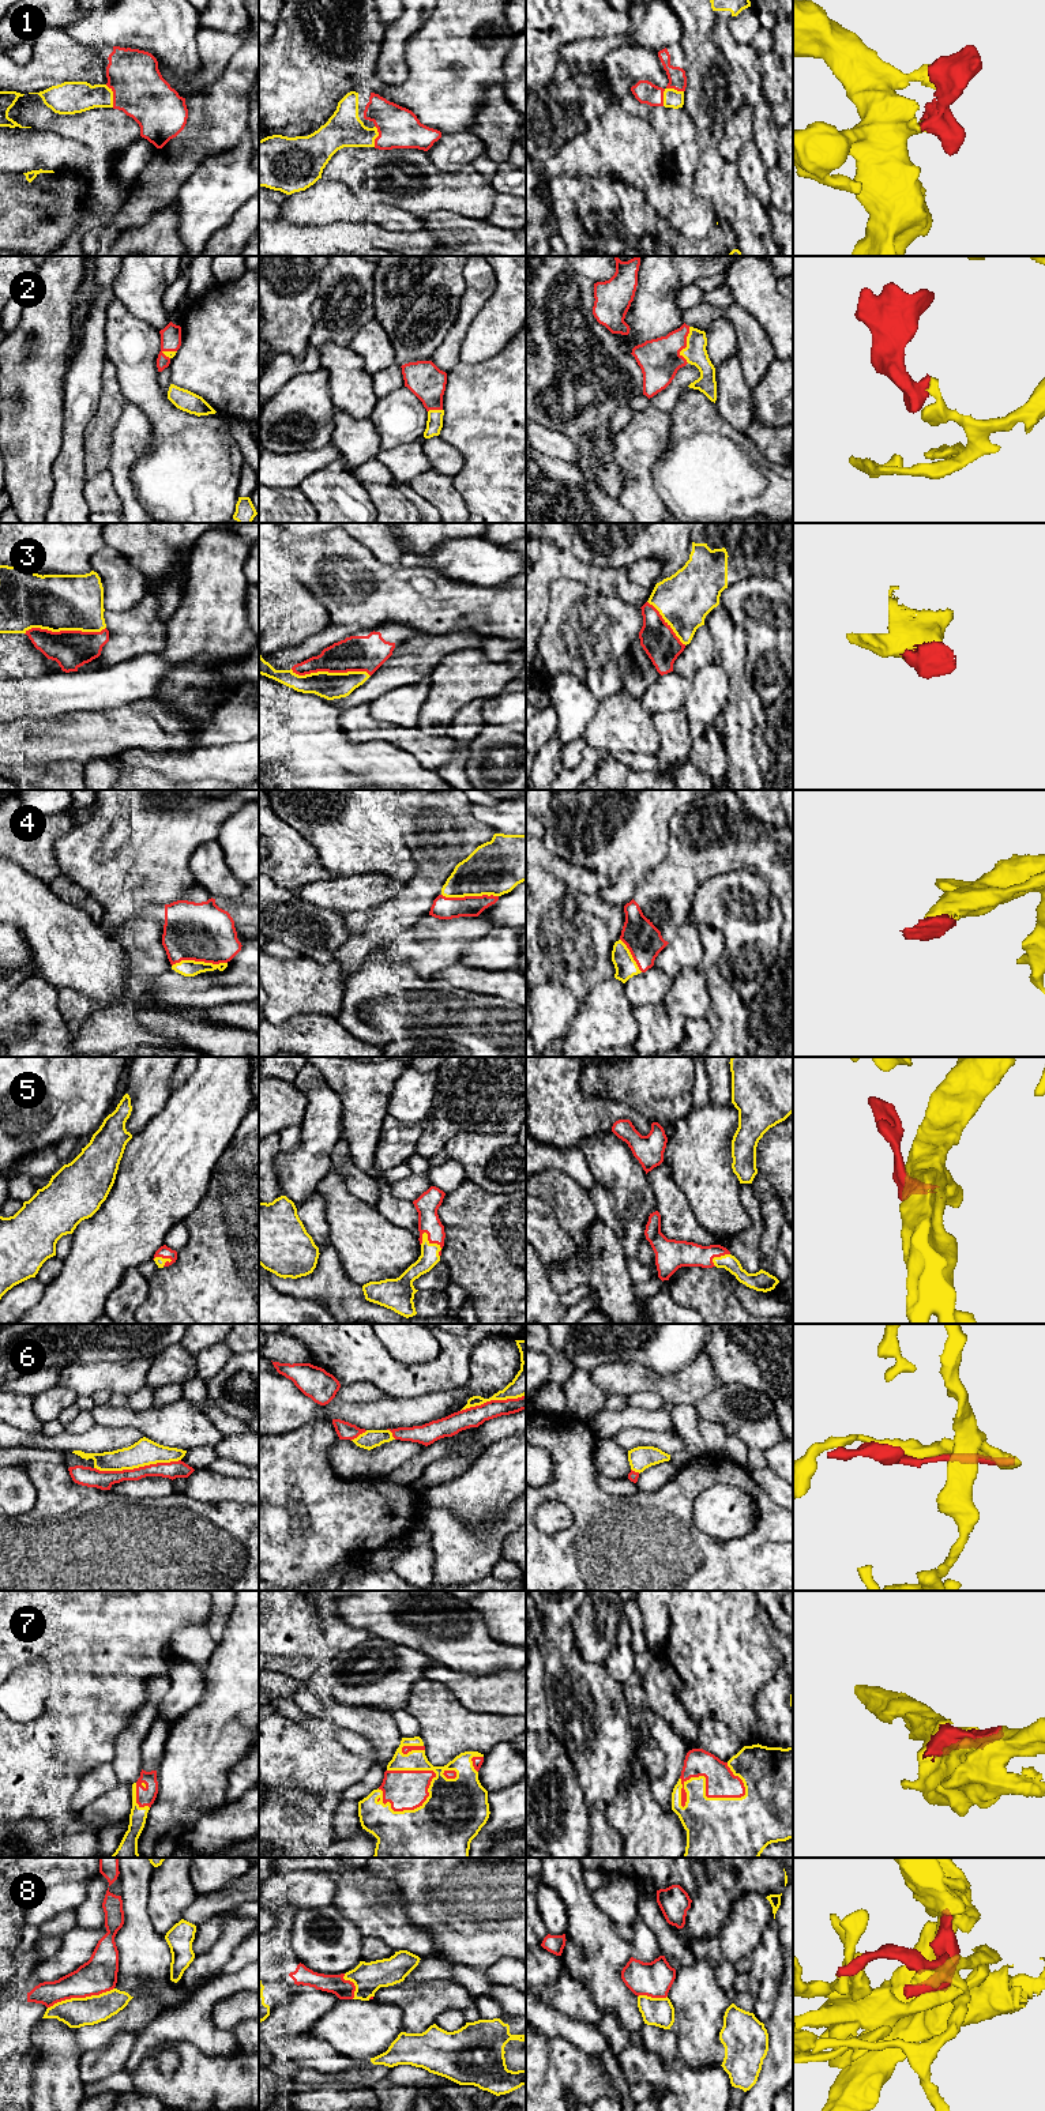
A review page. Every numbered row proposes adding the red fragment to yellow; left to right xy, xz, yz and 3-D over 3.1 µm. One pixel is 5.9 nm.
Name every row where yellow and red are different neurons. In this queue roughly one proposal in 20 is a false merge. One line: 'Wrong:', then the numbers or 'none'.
Wrong: none

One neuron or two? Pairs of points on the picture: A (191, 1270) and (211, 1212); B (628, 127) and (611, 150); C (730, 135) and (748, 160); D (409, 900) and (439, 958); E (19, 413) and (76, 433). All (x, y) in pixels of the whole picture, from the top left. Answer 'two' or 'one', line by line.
A: one
B: one
C: two
D: two
E: two

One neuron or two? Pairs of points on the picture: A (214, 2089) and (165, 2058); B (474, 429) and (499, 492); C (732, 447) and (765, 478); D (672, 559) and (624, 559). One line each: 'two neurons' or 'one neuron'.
A: two neurons
B: one neuron
C: one neuron
D: one neuron

